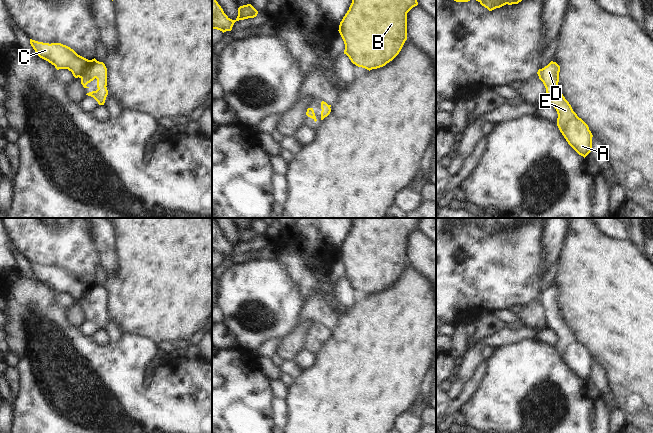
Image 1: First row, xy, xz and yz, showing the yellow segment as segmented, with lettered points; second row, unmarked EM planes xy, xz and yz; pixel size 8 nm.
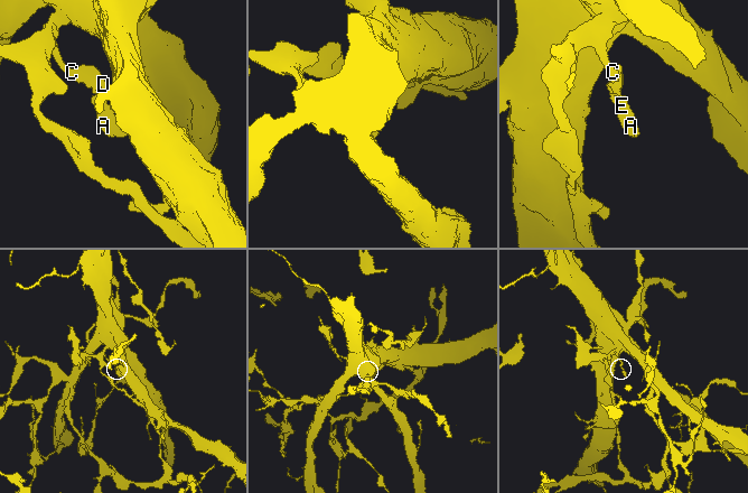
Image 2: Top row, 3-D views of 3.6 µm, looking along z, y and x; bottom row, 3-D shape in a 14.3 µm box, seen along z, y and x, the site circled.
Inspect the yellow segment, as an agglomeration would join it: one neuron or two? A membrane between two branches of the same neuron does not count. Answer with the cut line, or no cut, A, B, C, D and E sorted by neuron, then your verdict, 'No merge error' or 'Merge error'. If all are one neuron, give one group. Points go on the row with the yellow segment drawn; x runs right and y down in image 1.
No split. Groups: A B C D E. No merge error.

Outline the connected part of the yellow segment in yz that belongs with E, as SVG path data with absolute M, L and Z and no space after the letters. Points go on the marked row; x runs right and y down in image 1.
M551 61L547 66L539 69L537 74L543 82L548 103L558 114L557 126L568 144L584 158L591 152L592 133L588 125L577 116L569 102L558 87L560 66Z

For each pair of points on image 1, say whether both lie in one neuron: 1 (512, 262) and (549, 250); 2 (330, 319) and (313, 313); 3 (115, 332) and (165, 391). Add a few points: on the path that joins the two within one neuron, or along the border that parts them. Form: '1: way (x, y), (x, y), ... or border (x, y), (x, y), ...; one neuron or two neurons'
1: border (544, 228), (541, 234), (543, 274); two neurons
2: way (326, 317), (322, 313), (317, 313); one neuron
3: border (122, 332), (118, 340), (110, 343); two neurons

